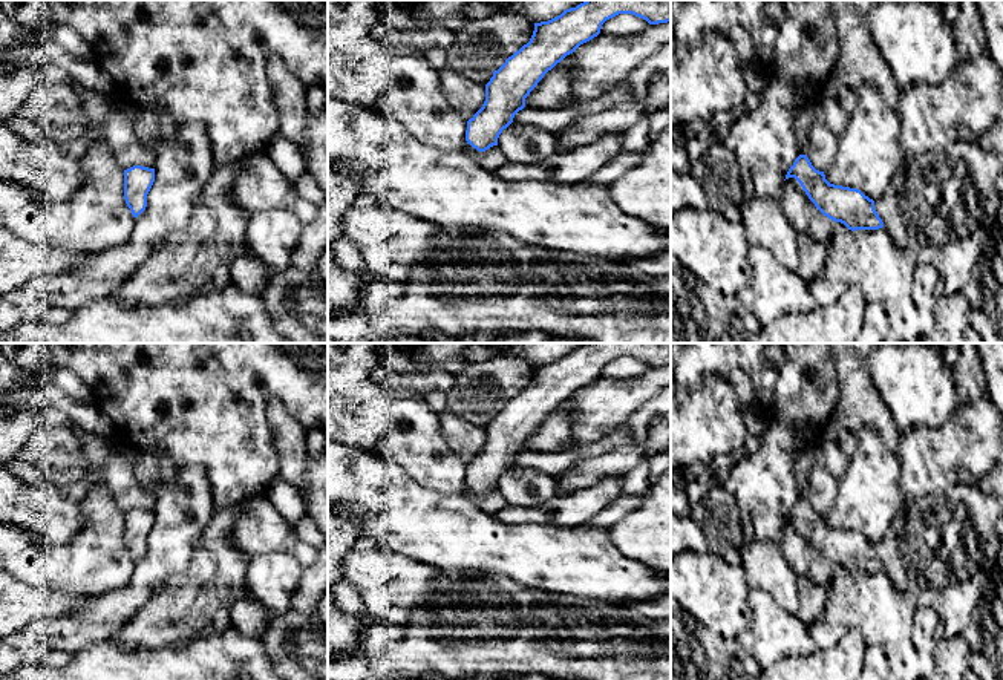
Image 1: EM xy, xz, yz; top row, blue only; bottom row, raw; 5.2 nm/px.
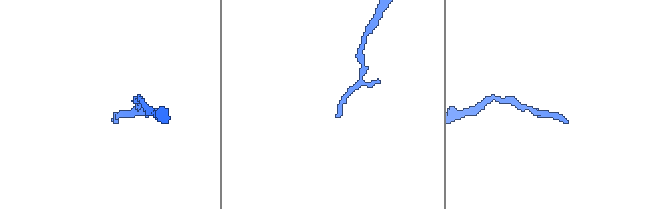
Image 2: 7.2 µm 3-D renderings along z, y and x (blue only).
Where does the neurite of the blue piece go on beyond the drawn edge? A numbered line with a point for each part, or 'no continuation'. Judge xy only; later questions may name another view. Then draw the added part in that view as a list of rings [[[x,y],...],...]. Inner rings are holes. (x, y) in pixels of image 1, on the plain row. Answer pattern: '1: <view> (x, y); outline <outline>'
no continuation

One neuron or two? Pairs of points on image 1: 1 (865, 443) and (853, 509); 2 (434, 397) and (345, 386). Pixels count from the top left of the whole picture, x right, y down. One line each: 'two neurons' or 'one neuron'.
1: one neuron
2: two neurons

